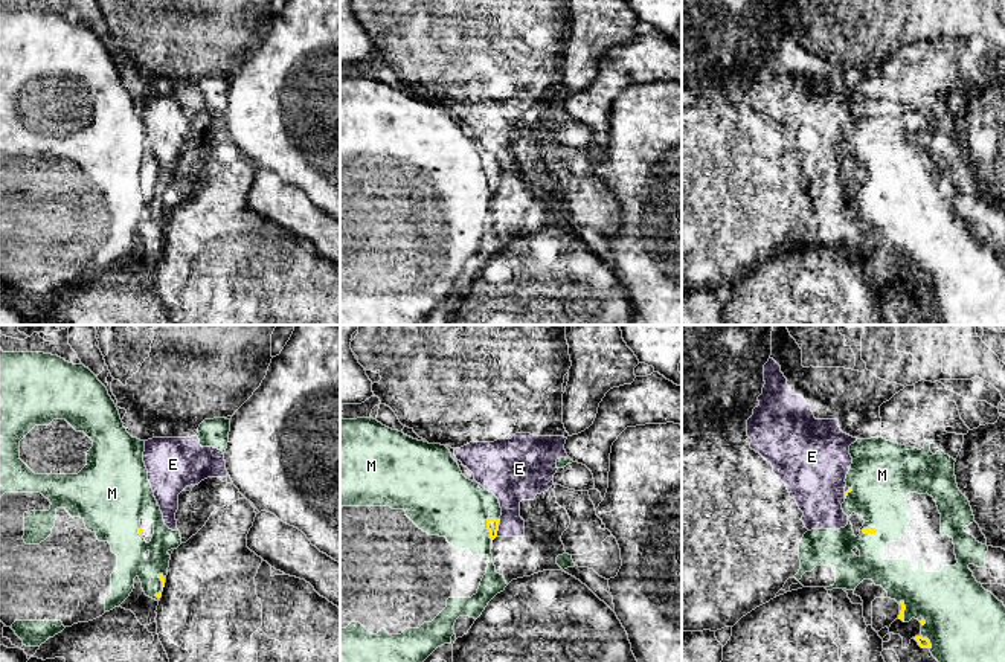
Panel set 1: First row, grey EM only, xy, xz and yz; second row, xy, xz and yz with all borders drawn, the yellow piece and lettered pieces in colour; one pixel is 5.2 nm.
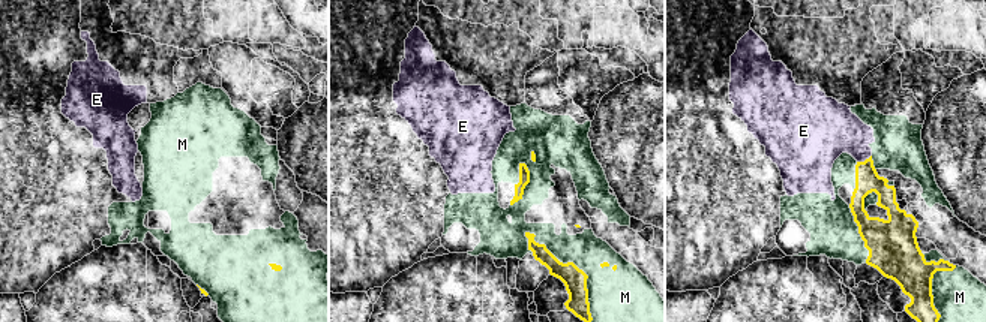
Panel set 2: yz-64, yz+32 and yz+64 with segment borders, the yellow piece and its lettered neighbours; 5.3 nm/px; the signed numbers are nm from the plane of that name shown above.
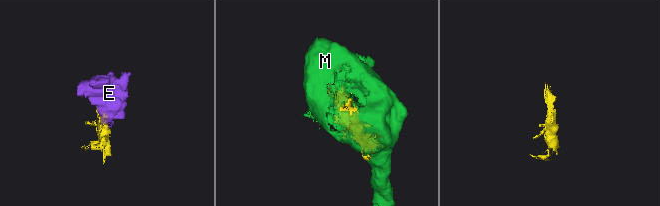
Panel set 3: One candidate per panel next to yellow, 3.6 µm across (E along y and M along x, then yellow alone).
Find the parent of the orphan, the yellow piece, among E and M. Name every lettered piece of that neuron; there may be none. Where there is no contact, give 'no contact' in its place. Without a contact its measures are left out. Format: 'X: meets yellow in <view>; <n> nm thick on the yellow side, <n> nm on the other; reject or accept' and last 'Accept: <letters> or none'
E: meets yellow in xz; 60 nm thick on the yellow side, 200 nm on the other; accept
M: meets yellow in xz; 60 nm thick on the yellow side, 340 nm on the other; reject
Accept: E

